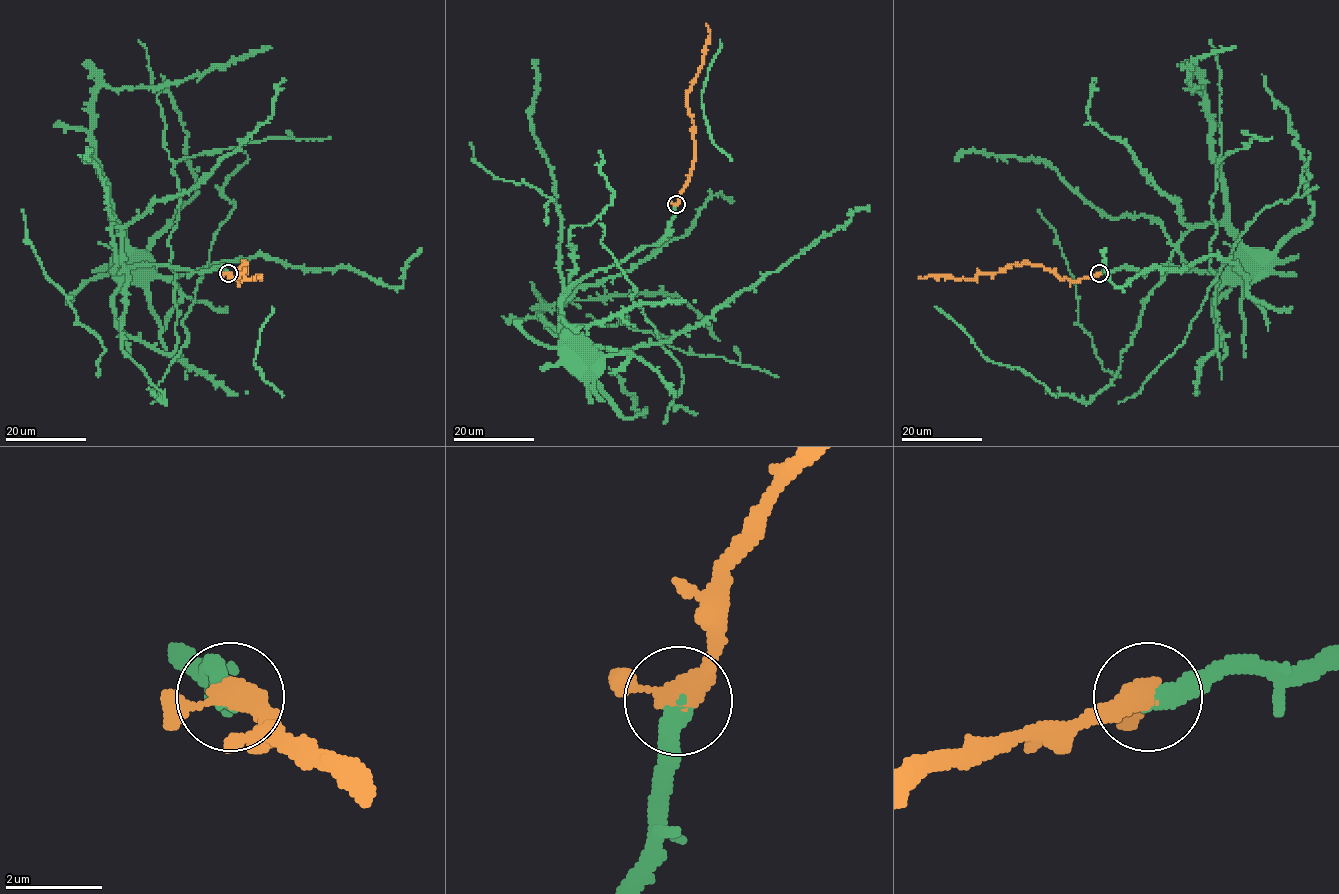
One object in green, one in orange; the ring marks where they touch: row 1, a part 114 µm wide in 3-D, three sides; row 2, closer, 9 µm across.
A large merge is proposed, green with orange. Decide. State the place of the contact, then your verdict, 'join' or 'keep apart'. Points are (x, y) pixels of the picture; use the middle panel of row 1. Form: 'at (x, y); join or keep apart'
at (676, 204); join

